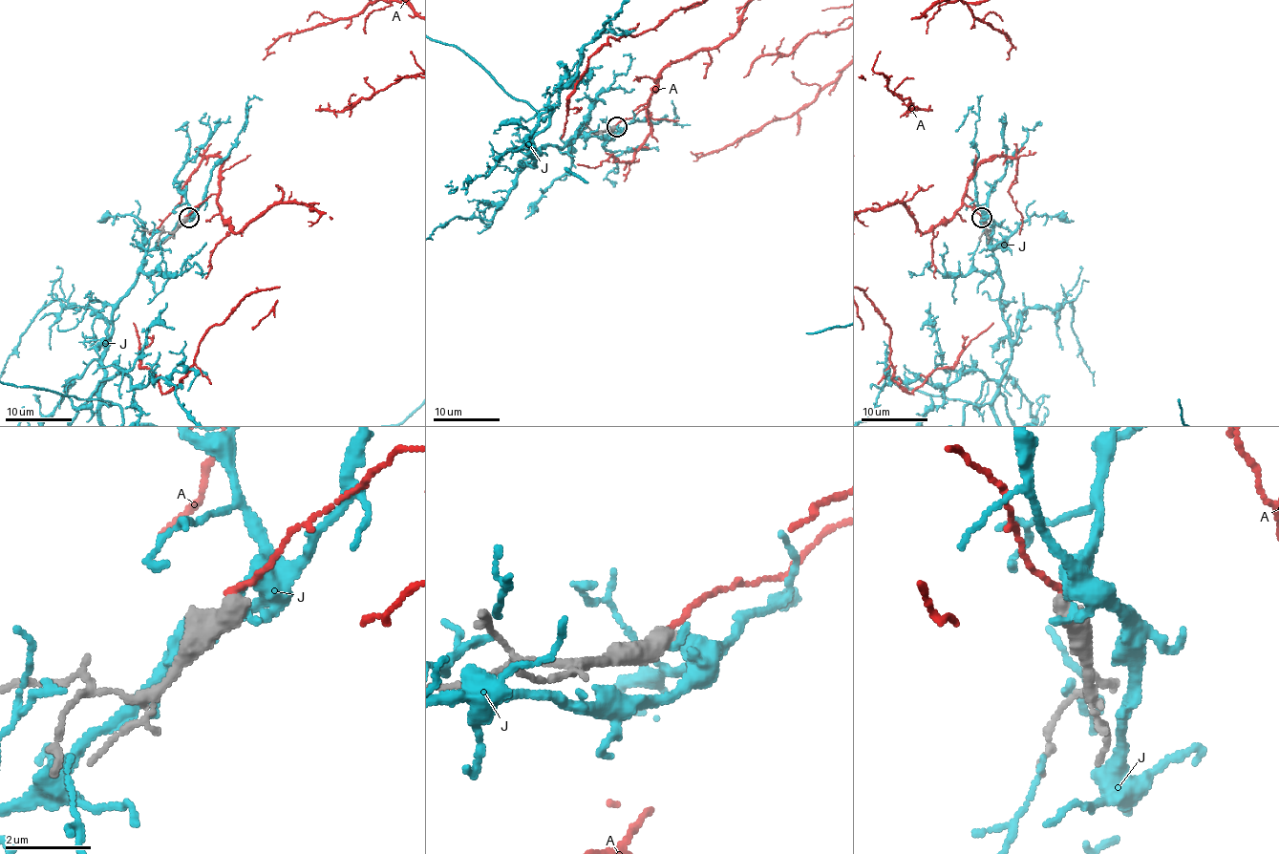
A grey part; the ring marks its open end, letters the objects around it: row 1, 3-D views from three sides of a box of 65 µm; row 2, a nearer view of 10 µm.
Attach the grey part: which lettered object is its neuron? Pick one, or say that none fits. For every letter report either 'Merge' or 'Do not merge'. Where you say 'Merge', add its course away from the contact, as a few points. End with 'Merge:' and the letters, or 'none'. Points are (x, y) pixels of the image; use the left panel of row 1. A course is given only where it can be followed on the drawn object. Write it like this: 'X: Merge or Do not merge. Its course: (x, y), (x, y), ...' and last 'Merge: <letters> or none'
A: Do not merge
J: Do not merge
Merge: none

